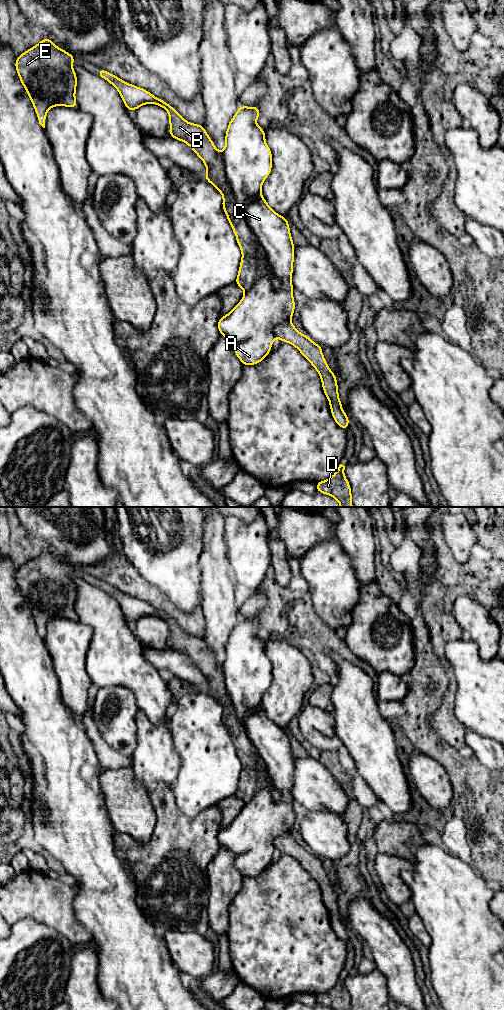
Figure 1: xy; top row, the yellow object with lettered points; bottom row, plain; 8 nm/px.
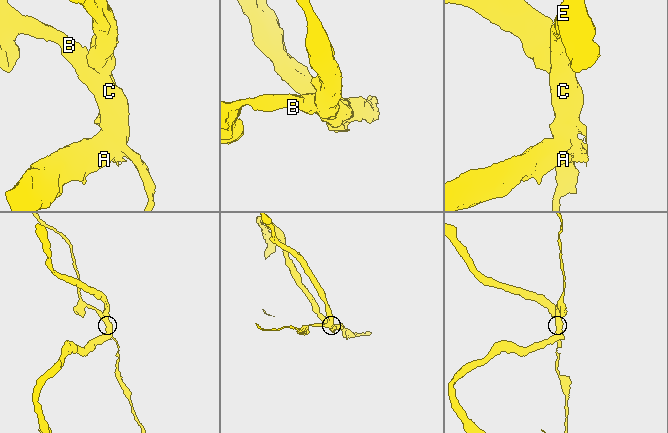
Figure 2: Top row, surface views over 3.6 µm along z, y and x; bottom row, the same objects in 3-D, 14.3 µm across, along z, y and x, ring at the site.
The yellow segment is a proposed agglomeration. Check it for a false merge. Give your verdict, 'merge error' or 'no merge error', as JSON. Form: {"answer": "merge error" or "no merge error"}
{"answer": "merge error"}

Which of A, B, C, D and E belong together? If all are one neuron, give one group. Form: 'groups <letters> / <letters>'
groups A C / B D E

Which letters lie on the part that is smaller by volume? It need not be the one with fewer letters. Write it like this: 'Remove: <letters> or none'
Remove: B, D, E

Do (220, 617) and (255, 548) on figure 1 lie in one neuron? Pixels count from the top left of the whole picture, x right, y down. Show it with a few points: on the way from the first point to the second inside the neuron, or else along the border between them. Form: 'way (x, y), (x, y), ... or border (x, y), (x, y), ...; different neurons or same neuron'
border (228, 560), (230, 575), (234, 584); different neurons

